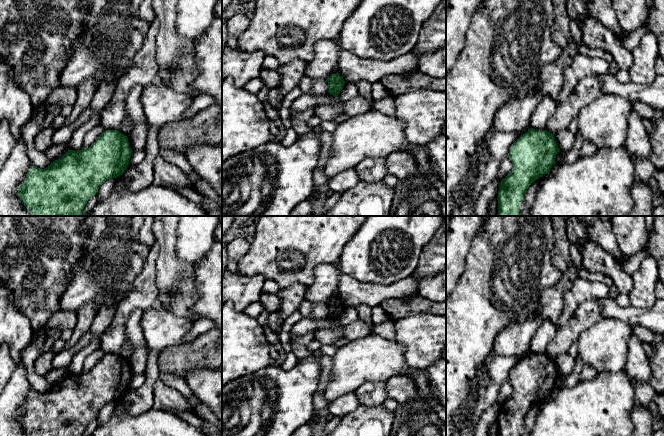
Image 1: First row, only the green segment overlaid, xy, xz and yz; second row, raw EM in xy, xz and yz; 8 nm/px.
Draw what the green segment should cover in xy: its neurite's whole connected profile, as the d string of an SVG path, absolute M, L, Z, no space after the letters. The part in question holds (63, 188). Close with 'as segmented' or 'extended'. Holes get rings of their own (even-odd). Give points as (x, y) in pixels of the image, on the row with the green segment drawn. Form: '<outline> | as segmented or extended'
M105 130L90 147L77 151L68 149L61 158L51 162L45 169L31 166L25 181L18 187L18 196L33 216L85 216L83 209L87 201L97 194L106 180L116 179L125 172L131 153L127 136L119 130Z | as segmented

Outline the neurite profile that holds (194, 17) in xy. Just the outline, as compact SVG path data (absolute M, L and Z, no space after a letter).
M179 0L176 32L195 46L197 40L212 24L218 0Z

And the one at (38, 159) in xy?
M41 106L34 107L33 115L27 126L23 129L22 136L26 143L28 157L32 166L45 169L51 164L51 161L45 153L39 152L34 146L35 137L44 126L46 119L46 114Z

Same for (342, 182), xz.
M350 168L347 171L343 171L340 174L329 178L328 187L334 193L343 193L350 188L353 188L359 182L358 173L354 168Z

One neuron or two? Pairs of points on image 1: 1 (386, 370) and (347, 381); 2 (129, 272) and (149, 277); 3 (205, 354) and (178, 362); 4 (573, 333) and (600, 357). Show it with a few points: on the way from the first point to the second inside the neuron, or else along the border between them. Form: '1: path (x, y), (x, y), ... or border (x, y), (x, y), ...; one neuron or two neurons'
1: path (376, 370), (357, 371); one neuron
2: border (149, 253), (141, 272), (131, 284), (127, 295); two neurons
3: path (198, 354), (185, 357); one neuron
4: border (596, 323), (584, 329), (576, 341); two neurons

